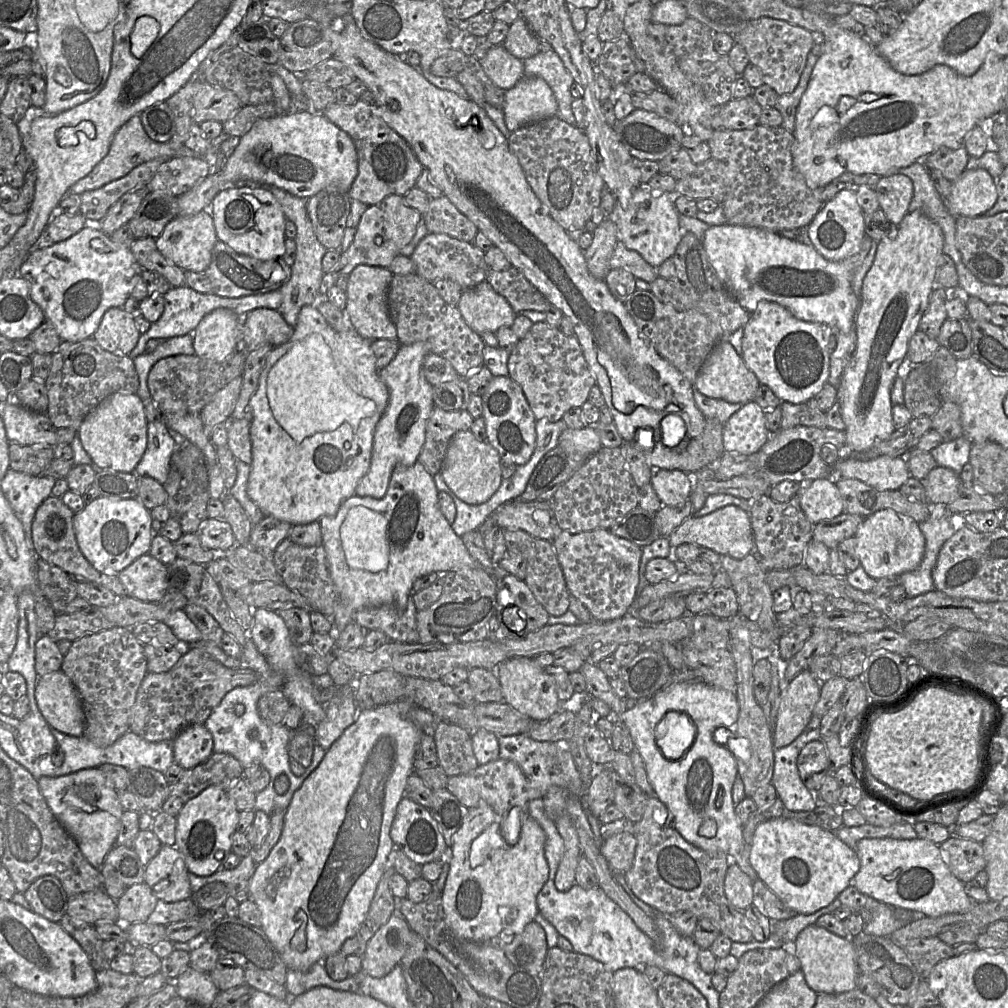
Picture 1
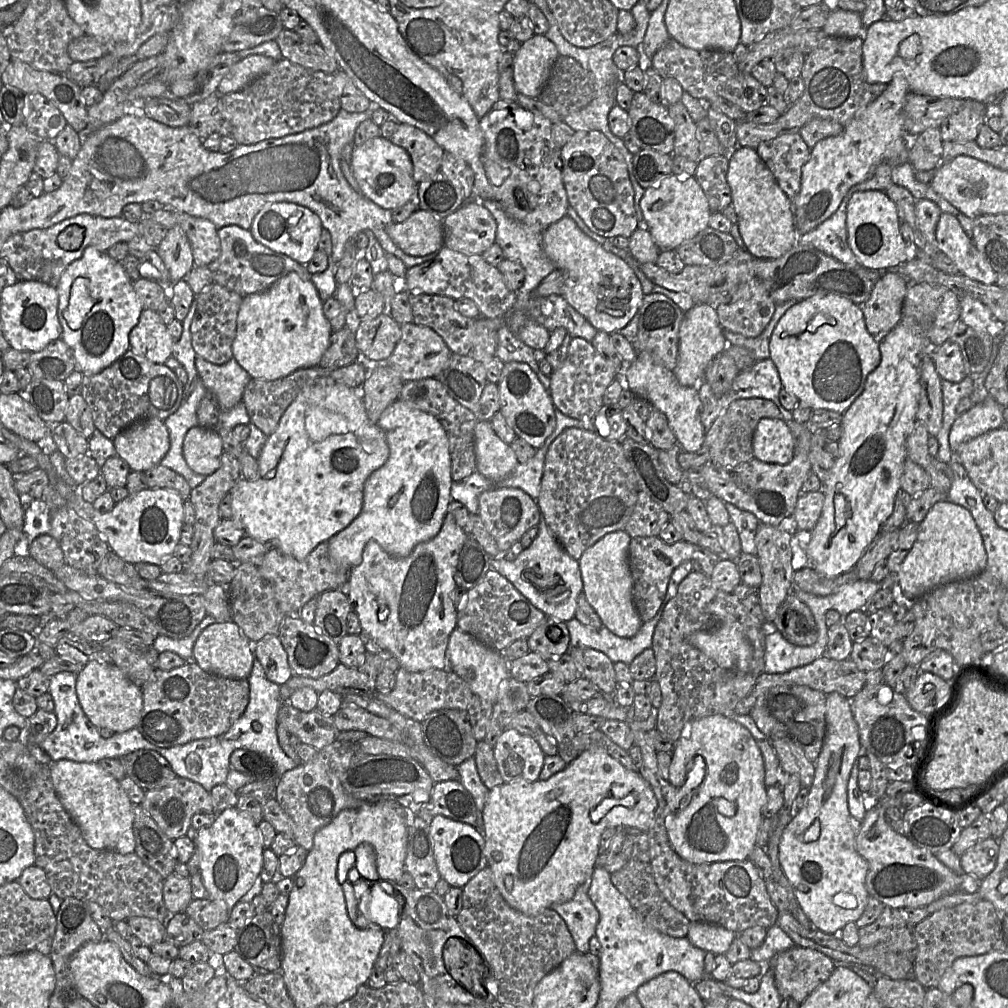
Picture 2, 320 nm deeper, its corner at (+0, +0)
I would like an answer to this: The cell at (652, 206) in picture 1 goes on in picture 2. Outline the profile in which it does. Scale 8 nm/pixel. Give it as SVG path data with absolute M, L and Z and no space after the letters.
M670 174L657 185L645 189L640 207L653 240L661 250L675 250L709 227L711 210L707 197L695 176Z

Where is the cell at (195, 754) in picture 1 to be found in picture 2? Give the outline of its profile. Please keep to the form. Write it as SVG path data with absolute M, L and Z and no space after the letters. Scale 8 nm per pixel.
M237 749L230 756L230 769L240 771L257 780L278 783L280 776L266 757L246 749Z

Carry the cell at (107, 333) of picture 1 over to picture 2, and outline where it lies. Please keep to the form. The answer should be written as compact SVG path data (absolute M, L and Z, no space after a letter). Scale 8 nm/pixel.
M143 309L138 323L129 334L129 343L130 349L135 354L142 356L151 362L164 364L166 360L172 356L172 349L175 341L158 312L150 309Z

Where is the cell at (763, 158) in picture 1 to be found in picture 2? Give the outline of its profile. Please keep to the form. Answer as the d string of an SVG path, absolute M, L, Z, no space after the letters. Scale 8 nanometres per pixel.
M799 133L781 135L762 142L756 148L761 160L794 206L794 214L801 189L802 168L810 157L810 151Z

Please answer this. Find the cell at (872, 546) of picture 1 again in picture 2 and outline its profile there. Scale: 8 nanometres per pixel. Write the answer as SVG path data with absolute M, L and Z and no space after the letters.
M946 500L937 502L919 523L917 539L896 573L902 596L916 600L931 590L980 575L987 565L987 553L972 514Z

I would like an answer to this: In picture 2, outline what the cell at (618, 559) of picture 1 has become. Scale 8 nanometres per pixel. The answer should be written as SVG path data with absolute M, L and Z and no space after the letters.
M654 536L633 537L629 544L628 562L633 578L633 603L641 620L651 620L658 613L667 594L671 574L682 562L692 561L695 563L694 571L701 570L710 575L714 566L722 559L727 559L726 555L715 554L699 544L685 541L667 543Z

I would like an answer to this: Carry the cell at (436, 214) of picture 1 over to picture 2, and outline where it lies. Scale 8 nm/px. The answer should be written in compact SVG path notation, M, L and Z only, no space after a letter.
M467 200L442 221L444 245L452 250L482 255L495 243L496 221L478 200Z

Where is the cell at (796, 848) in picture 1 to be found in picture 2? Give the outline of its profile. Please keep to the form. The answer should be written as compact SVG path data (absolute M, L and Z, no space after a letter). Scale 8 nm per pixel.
M838 692L827 694L825 720L825 737L815 761L813 783L804 806L782 833L778 856L812 926L826 934L839 935L847 923L860 918L869 897L866 889L868 866L855 845L861 823L850 815L847 801L848 781L861 746L850 699Z

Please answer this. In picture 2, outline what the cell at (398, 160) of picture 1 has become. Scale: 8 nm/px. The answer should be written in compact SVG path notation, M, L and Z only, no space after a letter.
M399 124L389 140L408 152L413 165L413 178L417 184L440 171L445 151L422 130Z

